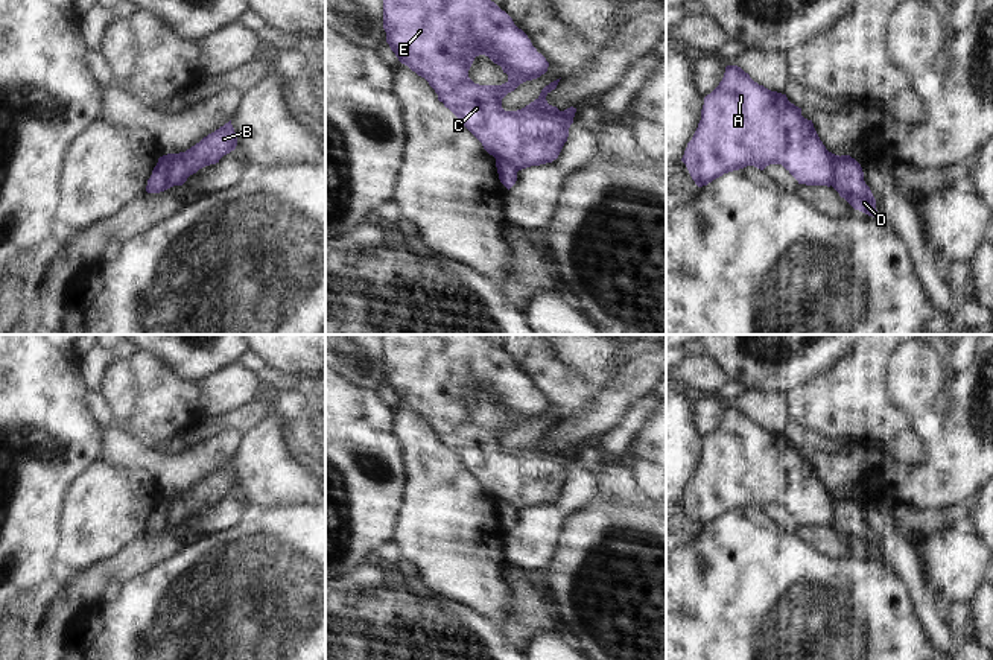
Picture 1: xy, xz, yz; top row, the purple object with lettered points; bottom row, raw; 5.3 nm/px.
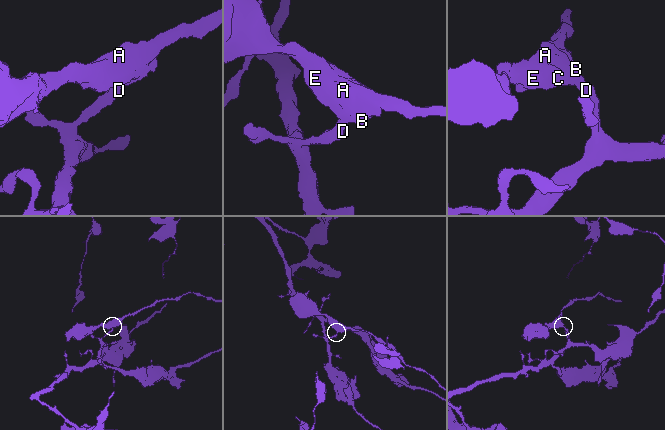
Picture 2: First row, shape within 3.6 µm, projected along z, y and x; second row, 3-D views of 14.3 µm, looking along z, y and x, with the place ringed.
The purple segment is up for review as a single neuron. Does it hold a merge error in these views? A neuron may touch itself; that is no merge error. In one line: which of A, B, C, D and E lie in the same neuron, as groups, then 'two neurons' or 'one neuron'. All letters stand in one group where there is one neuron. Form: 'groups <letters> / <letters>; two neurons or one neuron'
groups A B C E / D; two neurons

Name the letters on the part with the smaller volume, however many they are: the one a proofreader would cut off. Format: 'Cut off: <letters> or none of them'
Cut off: A, B, C, E

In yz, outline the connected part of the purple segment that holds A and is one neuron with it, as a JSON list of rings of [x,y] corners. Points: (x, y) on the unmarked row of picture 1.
[[[727,406],[719,426],[704,438],[701,461],[692,481],[687,484],[681,502],[686,505],[698,528],[707,526],[724,514],[747,506],[754,506],[763,511],[769,505],[782,505],[798,522],[798,525],[830,528],[833,525],[838,499],[839,496],[826,490],[812,461],[804,459],[801,456],[801,449],[791,444],[786,435],[759,426],[738,406]]]

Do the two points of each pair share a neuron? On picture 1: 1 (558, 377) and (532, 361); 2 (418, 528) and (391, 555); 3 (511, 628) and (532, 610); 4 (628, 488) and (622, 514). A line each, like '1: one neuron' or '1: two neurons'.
1: one neuron
2: two neurons
3: one neuron
4: two neurons

